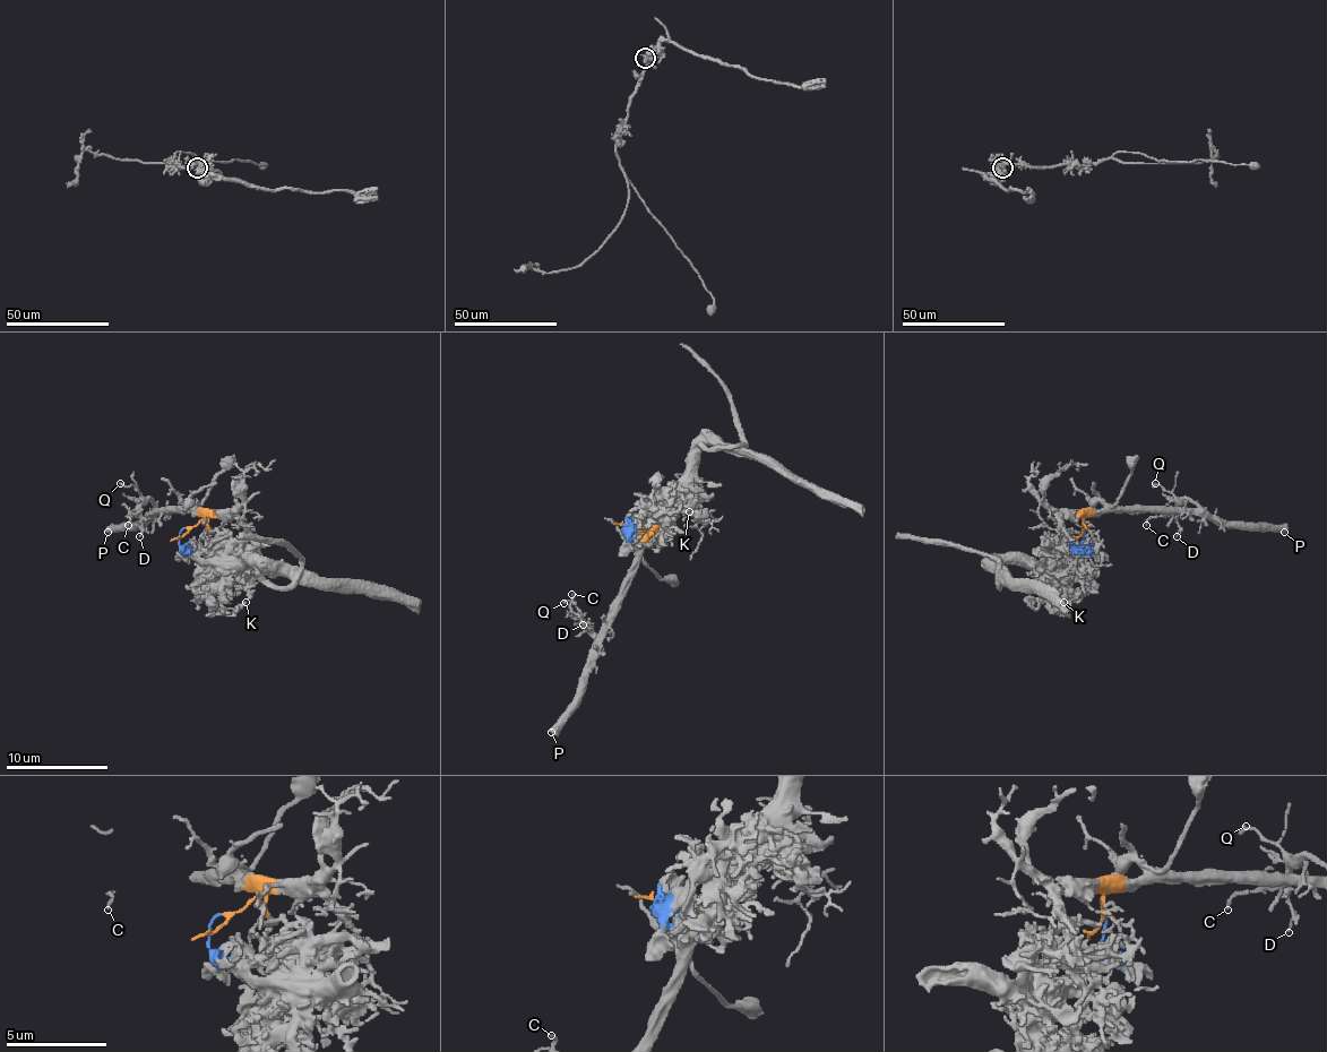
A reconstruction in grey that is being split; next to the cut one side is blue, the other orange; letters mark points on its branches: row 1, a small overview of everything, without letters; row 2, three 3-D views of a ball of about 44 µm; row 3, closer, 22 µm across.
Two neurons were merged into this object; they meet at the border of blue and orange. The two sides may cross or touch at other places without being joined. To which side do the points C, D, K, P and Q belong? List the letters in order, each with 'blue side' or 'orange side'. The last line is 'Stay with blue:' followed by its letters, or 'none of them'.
C: orange side
D: orange side
K: blue side
P: orange side
Q: orange side
Stay with blue: K

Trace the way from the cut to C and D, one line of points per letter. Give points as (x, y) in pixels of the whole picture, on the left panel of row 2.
C: (186, 527), (194, 527), (204, 517), (199, 511), (161, 511), (145, 501), (138, 515), (128, 517), (128, 525)
D: (186, 527), (194, 527), (204, 517), (199, 511), (161, 511), (151, 501), (140, 507), (140, 537)

